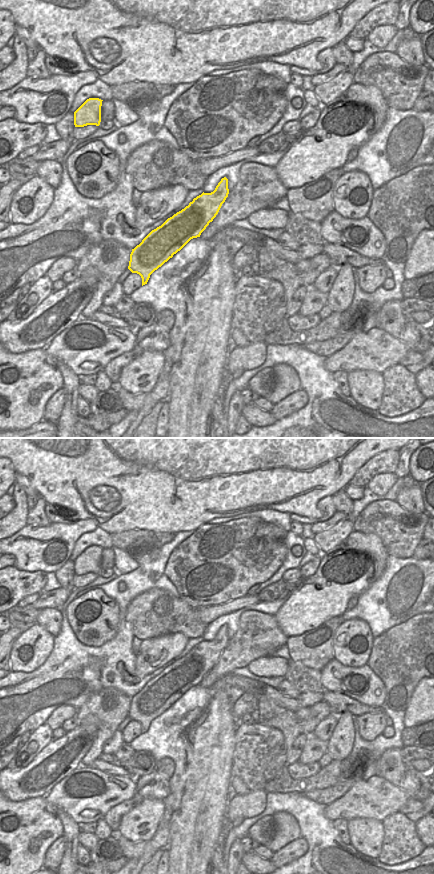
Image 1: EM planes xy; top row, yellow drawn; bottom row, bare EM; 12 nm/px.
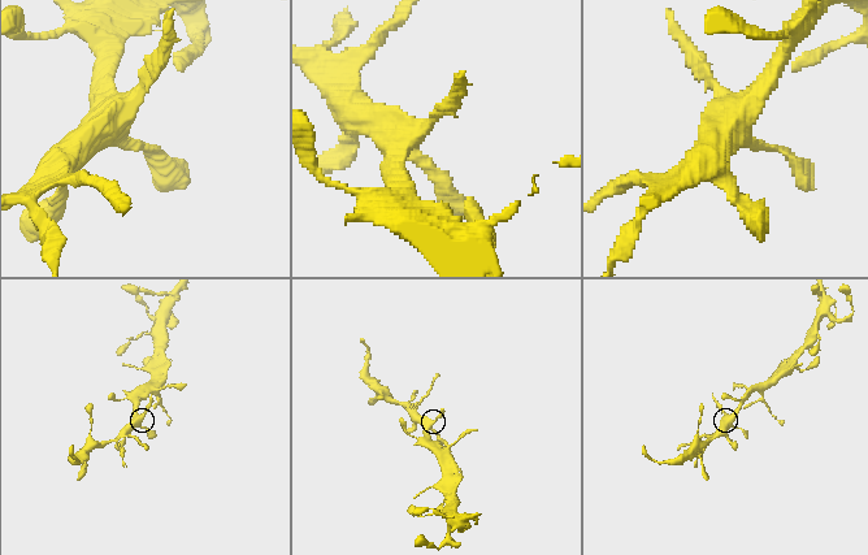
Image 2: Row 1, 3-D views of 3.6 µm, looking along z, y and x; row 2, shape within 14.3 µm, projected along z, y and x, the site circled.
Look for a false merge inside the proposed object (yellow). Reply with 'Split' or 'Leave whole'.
Leave whole.

